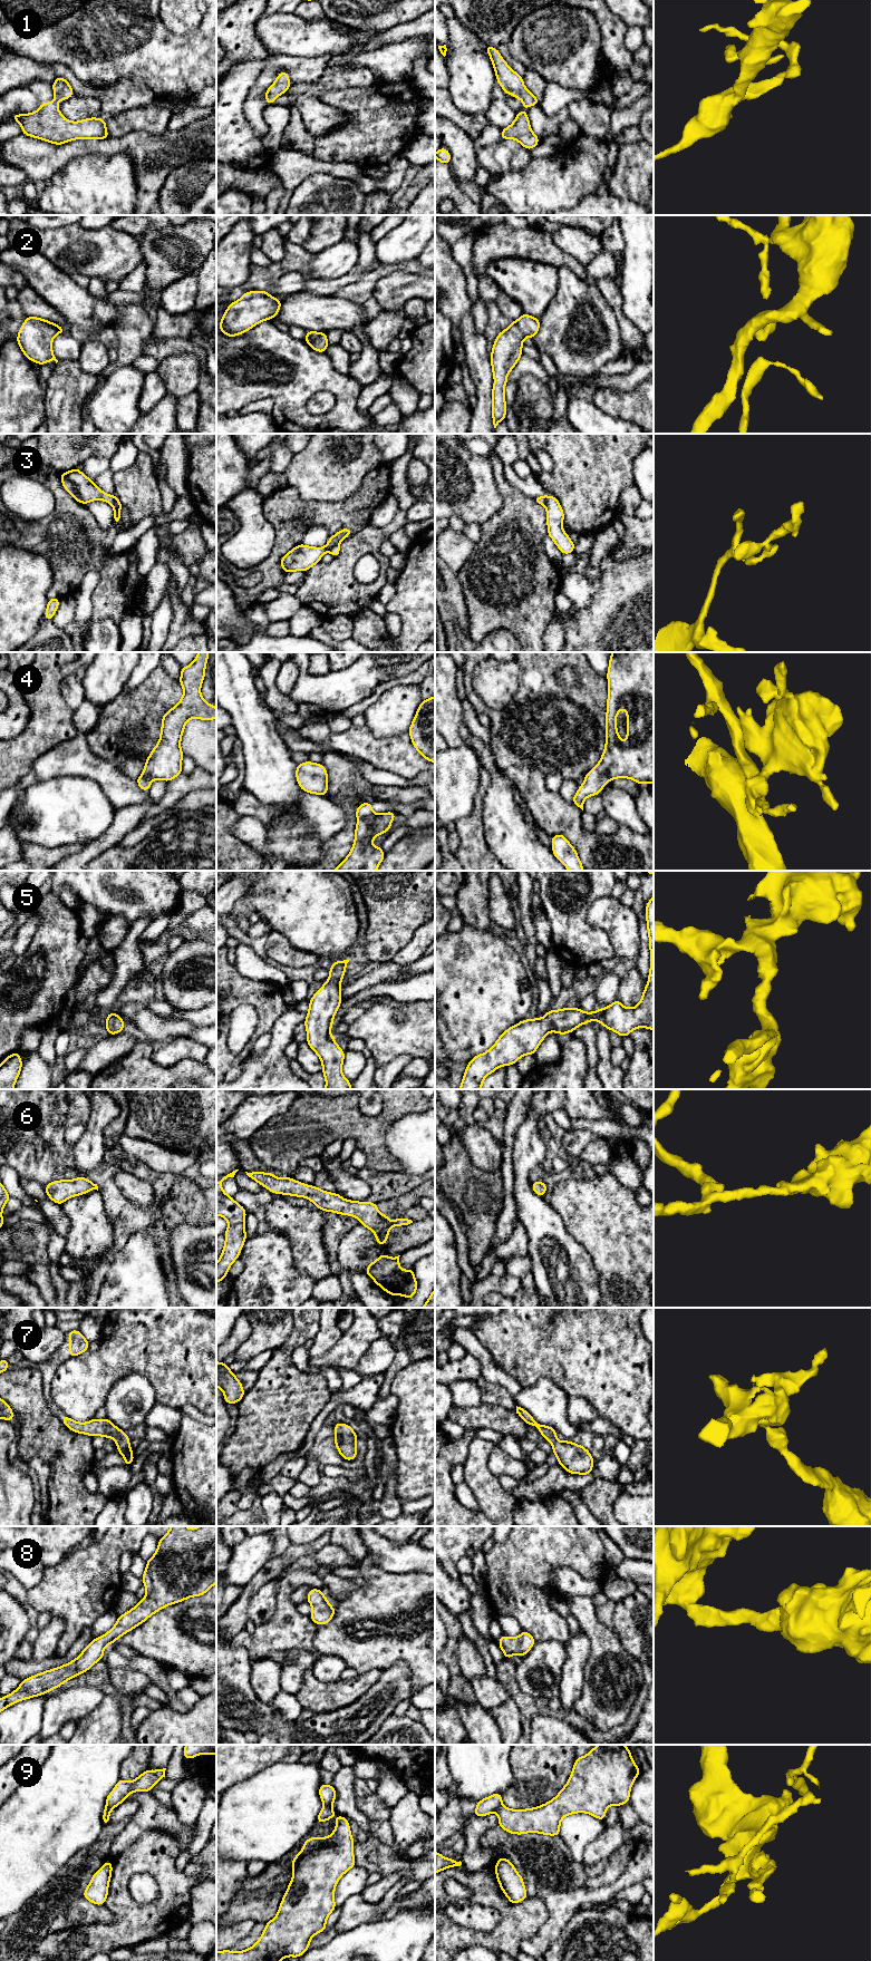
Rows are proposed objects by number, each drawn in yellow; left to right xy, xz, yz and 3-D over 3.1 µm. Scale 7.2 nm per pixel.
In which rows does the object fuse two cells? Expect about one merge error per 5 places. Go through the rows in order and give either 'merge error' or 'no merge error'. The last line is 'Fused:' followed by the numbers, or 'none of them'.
1: no merge error
2: no merge error
3: merge error
4: no merge error
5: no merge error
6: no merge error
7: no merge error
8: no merge error
9: merge error
Fused: 3, 9

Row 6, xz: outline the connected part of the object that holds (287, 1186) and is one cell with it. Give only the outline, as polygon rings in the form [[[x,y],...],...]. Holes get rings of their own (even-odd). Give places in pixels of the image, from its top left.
[[[259,1171],[245,1173],[274,1194],[306,1197],[316,1207],[325,1212],[335,1212],[357,1217],[361,1225],[372,1231],[376,1235],[375,1241],[379,1243],[379,1246],[383,1246],[388,1241],[388,1233],[393,1226],[403,1226],[413,1223],[412,1220],[403,1217],[397,1217],[391,1223],[389,1215],[383,1215],[378,1211],[376,1203],[345,1200],[338,1193],[326,1192],[314,1185],[310,1186],[300,1183],[291,1177],[278,1178],[273,1173],[262,1173]]]

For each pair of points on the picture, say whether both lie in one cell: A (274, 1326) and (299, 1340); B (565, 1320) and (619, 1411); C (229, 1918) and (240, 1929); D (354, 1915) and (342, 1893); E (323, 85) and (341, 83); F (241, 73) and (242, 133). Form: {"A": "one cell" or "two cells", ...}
{"A": "two cells", "B": "one cell", "C": "two cells", "D": "two cells", "E": "one cell", "F": "one cell"}

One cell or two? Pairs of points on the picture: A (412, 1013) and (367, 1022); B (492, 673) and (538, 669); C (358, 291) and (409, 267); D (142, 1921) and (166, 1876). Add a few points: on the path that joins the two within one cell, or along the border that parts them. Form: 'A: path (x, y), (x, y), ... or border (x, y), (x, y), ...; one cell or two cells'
A: path (403, 1025), (378, 1026); one cell
B: border (515, 665), (518, 669), (518, 691), (513, 697); two cells
C: path (370, 280), (383, 270), (397, 267); one cell
D: path (154, 1913), (166, 1901), (166, 1889); one cell

